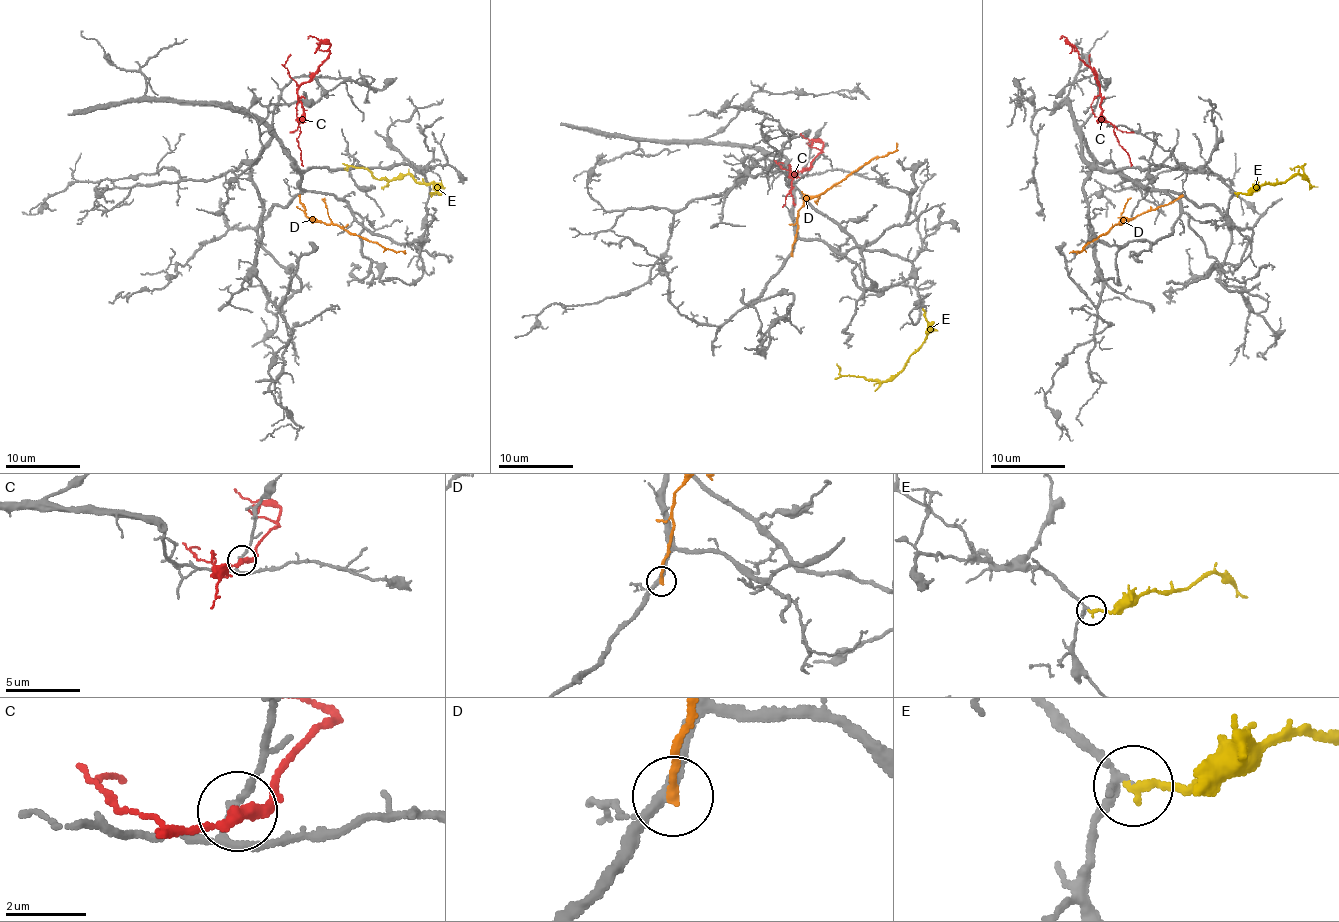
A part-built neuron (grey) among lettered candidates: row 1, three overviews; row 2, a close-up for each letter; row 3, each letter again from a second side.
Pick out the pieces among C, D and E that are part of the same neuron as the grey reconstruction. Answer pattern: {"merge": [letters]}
{"merge": ["E"]}

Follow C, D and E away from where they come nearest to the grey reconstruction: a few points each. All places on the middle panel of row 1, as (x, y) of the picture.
C: (803, 169), (790, 173), (796, 175), (790, 186), (796, 205)
D: (792, 255), (800, 208), (874, 158), (895, 151), (897, 143)
E: (923, 309), (927, 337), (900, 371), (885, 380), (869, 380), (841, 375), (837, 363)

